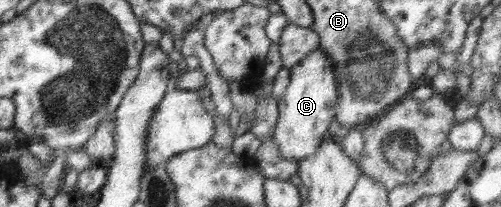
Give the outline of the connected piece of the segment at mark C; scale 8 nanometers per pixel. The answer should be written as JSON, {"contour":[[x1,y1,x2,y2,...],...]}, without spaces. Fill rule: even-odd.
{"contour":[[320,47,300,59,300,63,292,67,289,73,289,83,278,102,278,119,270,139,278,145,281,159,298,162,314,155,322,141,329,138,327,131,336,115,338,103,338,79,334,63,328,59,328,55,324,55]]}

